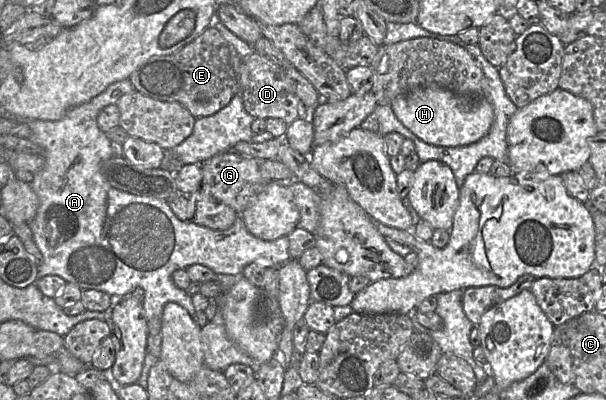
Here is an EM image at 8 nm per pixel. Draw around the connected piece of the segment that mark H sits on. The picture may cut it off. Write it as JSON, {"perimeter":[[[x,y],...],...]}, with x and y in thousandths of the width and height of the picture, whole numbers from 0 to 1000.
{"perimeter":[[[698,218],[652,245],[644,260],[655,298],[705,360],[756,368],[797,345],[815,305],[815,273],[800,243],[764,245],[743,225]]]}

